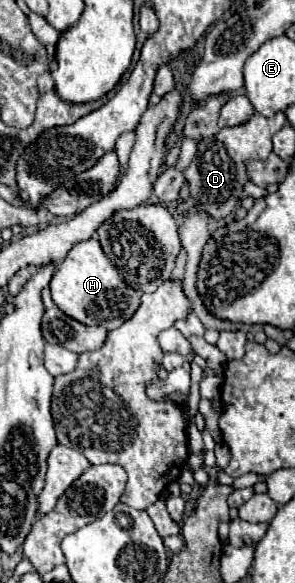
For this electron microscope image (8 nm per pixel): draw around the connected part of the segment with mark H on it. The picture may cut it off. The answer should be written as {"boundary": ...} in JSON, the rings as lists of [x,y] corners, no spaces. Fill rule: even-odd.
{"boundary":[[[97,237],[77,243],[61,265],[57,265],[51,279],[51,297],[55,305],[71,319],[83,325],[99,325],[107,331],[121,327],[139,309],[141,293],[127,285],[111,259],[103,253]]]}

